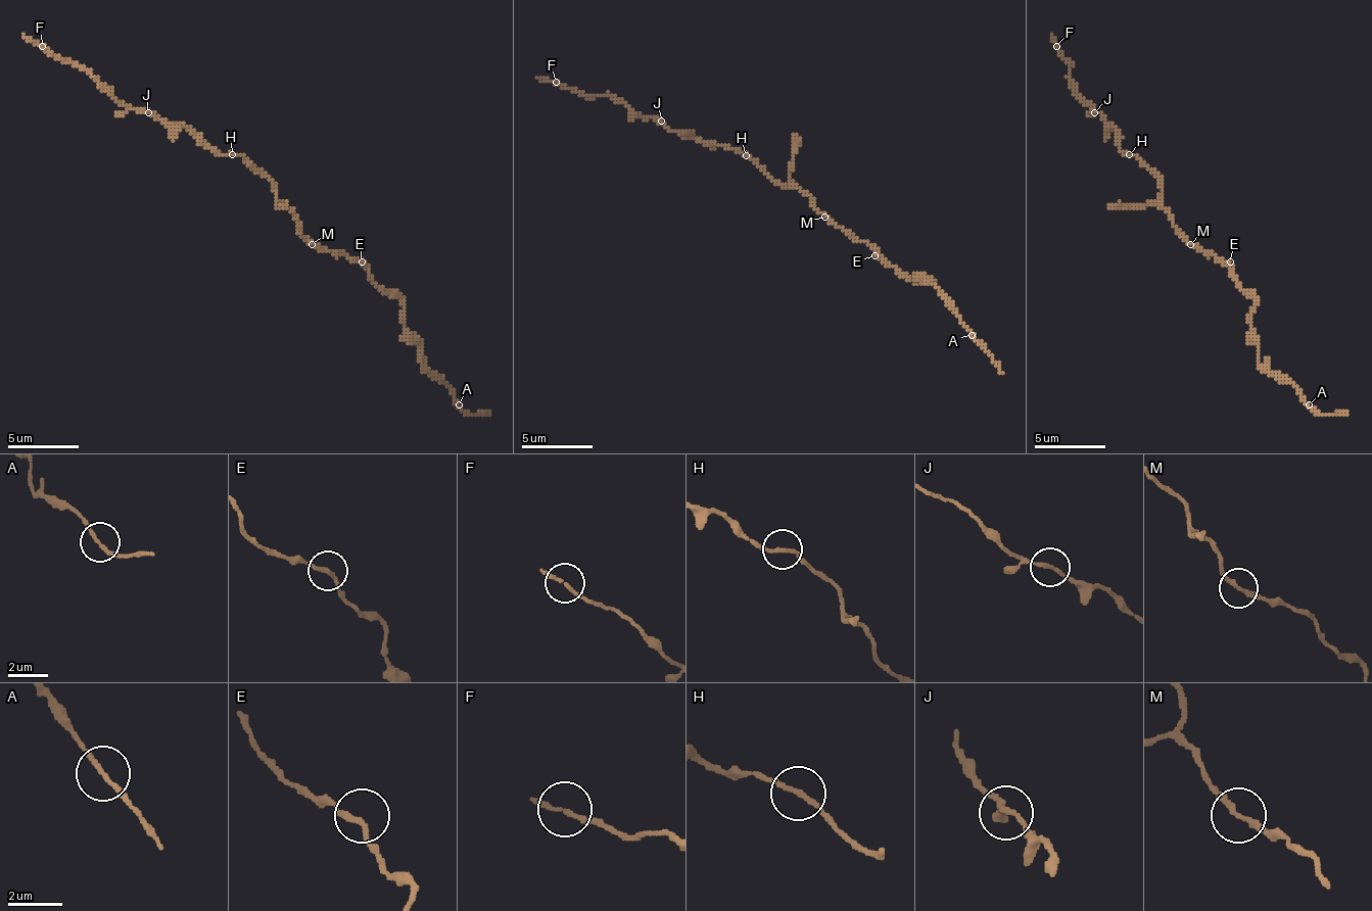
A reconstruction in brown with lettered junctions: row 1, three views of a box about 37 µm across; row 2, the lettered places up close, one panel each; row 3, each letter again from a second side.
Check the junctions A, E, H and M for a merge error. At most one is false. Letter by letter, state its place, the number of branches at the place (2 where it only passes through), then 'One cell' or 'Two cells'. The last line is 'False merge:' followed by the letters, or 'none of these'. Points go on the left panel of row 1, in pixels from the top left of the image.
A: Place: (459, 404). Branches: 2. One cell
E: Place: (362, 261). Branches: 2. One cell
H: Place: (232, 154). Branches: 2. One cell
M: Place: (312, 244). Branches: 2. One cell
False merge: none of these

